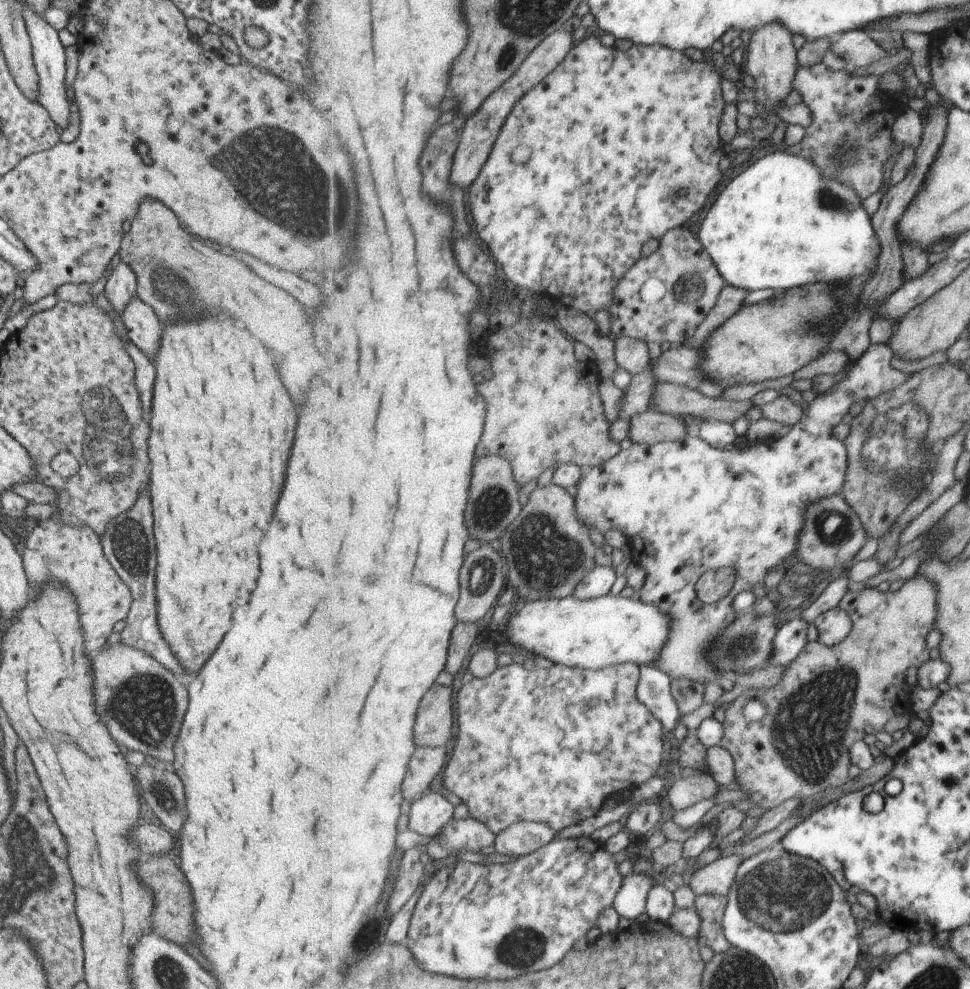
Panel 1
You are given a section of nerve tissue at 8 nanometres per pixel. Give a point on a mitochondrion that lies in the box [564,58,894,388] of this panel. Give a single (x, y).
(852, 150)

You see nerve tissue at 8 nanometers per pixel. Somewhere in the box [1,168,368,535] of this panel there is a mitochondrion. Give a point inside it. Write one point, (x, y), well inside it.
(111, 436)

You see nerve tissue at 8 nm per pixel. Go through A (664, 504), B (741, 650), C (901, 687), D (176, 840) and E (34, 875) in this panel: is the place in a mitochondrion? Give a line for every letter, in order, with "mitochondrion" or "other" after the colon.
A: mitochondrion
B: mitochondrion
C: other
D: other
E: mitochondrion

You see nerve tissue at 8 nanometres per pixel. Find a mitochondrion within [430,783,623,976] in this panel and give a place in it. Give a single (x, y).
(522, 948)

